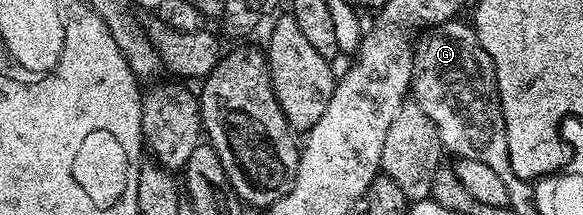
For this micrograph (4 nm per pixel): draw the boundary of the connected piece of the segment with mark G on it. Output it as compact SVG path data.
M459 22L440 23L438 27L432 27L418 36L413 47L409 91L414 102L419 104L419 108L435 124L435 132L439 135L444 152L452 151L459 159L476 159L493 169L493 173L507 177L511 175L507 152L507 126L499 100L495 66L489 53L485 53L481 41L475 36L474 26L467 24L466 27Z

